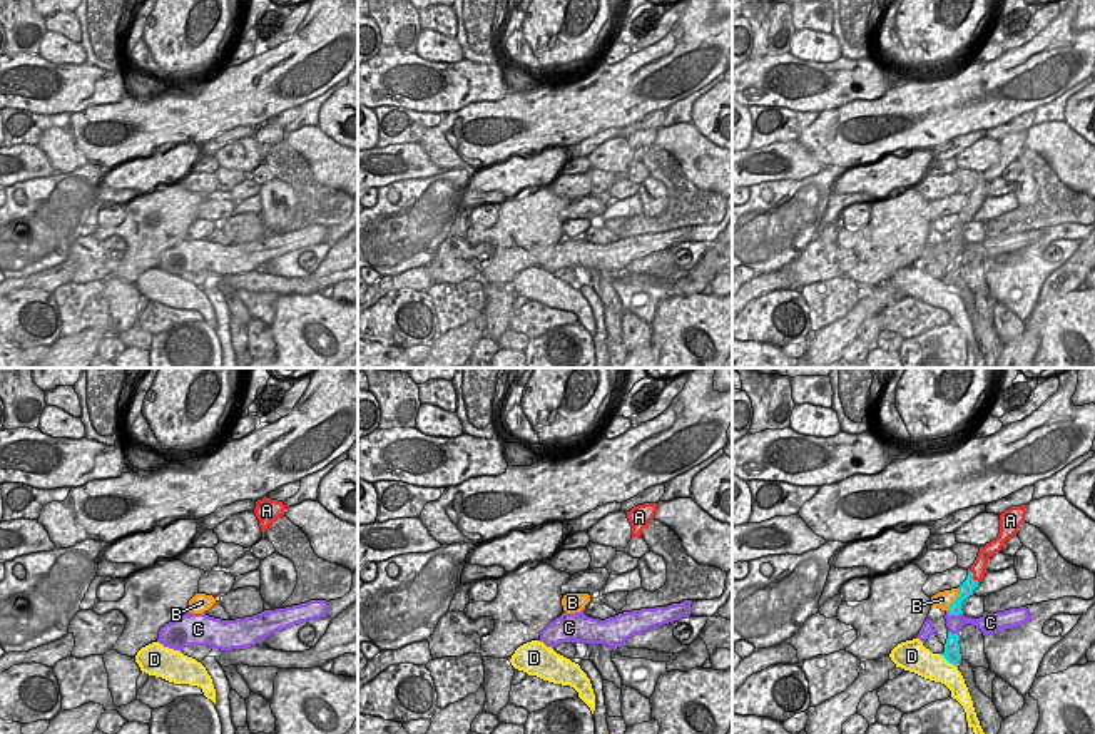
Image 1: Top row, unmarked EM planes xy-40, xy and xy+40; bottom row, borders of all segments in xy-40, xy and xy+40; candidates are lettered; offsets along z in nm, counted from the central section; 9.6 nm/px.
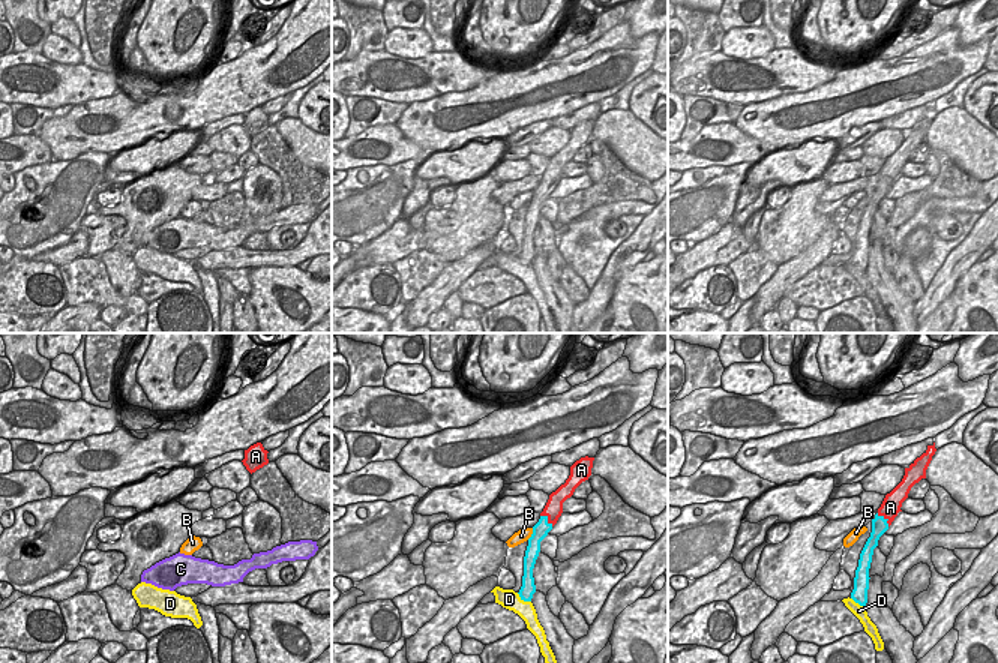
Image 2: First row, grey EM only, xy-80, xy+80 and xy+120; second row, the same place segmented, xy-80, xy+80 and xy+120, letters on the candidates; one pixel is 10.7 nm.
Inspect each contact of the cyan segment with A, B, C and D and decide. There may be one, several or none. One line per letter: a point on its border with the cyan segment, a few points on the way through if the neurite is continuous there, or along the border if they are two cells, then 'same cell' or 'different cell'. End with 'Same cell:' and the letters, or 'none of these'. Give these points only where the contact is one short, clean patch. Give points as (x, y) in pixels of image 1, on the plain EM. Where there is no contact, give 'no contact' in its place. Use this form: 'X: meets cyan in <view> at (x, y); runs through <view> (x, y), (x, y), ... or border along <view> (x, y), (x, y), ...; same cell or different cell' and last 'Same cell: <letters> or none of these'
A: meets cyan in xy+40 at (972, 203); runs through xy+40 (968, 211), (972, 203), (978, 194); same cell
B: meets cyan in xy+40 at (955, 226); border along xy+40 (958, 214), (958, 223), (947, 236); different cell
C: meets cyan in xy+40 at (955, 239); border along xy+40 (947, 236), (950, 239), (962, 238); different cell
D: meets cyan in xy+40 at (948, 286); different cell
Same cell: A

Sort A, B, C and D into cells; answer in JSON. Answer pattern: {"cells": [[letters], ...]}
{"cells": [["A"], ["B"], ["C"], ["D"]]}

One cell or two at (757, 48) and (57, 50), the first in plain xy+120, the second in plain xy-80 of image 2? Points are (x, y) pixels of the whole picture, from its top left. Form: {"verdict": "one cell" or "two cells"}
{"verdict": "one cell"}

